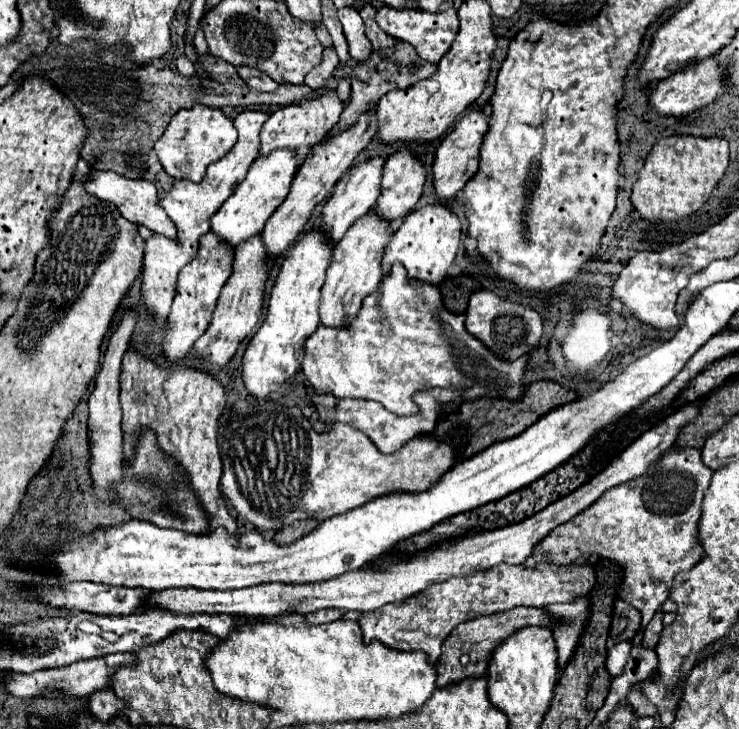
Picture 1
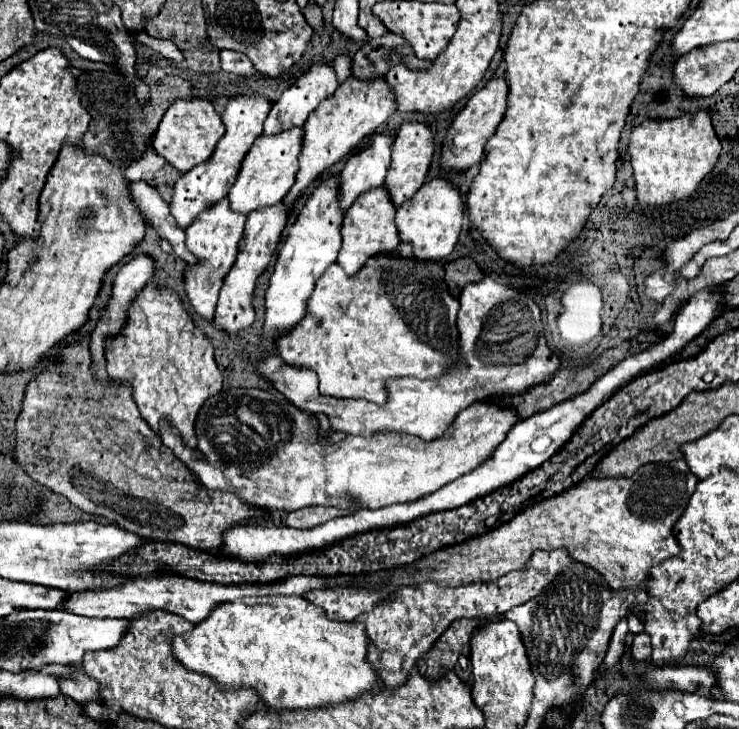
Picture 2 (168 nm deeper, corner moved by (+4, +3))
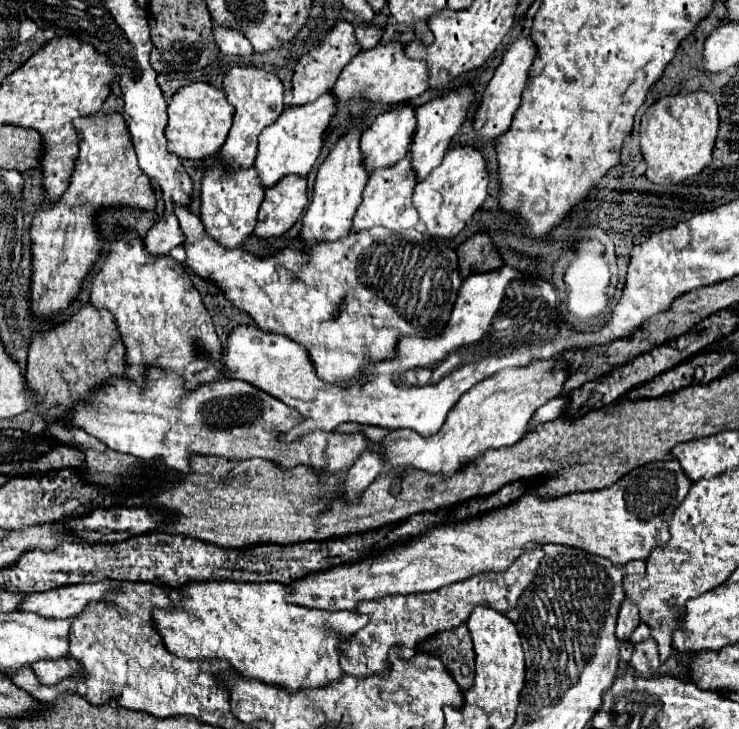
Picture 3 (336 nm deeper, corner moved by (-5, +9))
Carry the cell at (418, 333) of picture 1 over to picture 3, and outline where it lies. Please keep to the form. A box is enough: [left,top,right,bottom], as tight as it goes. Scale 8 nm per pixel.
[185,227,461,383]

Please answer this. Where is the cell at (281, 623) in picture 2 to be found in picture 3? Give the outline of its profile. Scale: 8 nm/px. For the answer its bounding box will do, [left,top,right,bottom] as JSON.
[153,581,369,691]

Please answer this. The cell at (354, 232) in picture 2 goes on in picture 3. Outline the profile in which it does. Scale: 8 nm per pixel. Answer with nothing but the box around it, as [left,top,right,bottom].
[353,155,419,231]

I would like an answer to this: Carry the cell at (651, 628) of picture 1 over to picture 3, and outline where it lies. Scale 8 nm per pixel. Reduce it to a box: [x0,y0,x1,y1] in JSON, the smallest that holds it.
[631,639,659,677]

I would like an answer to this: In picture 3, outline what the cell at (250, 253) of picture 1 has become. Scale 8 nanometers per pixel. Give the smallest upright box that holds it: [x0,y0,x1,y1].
[255,177,307,239]

